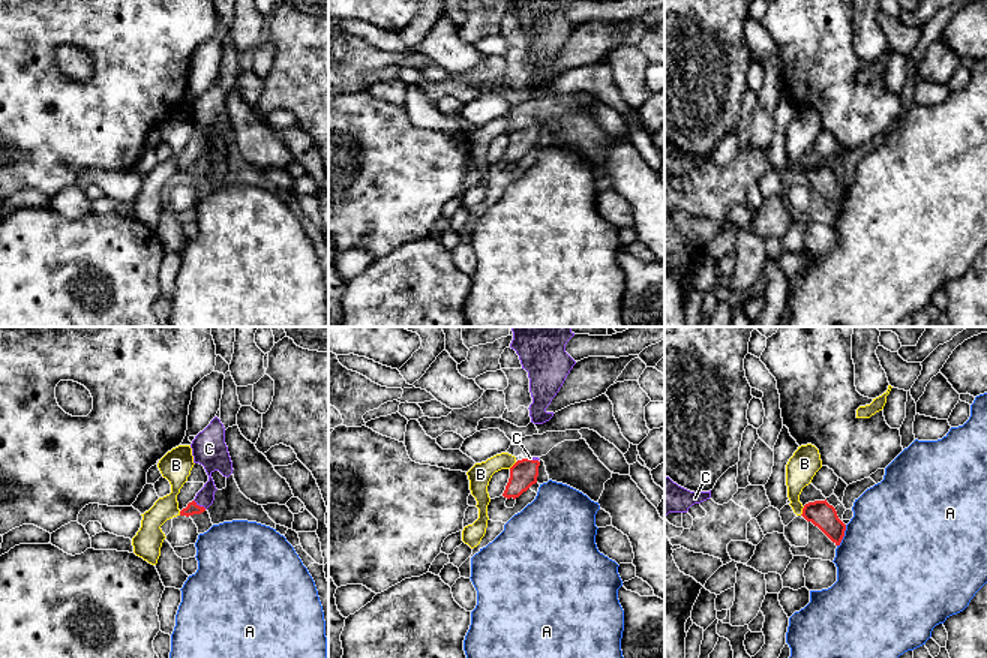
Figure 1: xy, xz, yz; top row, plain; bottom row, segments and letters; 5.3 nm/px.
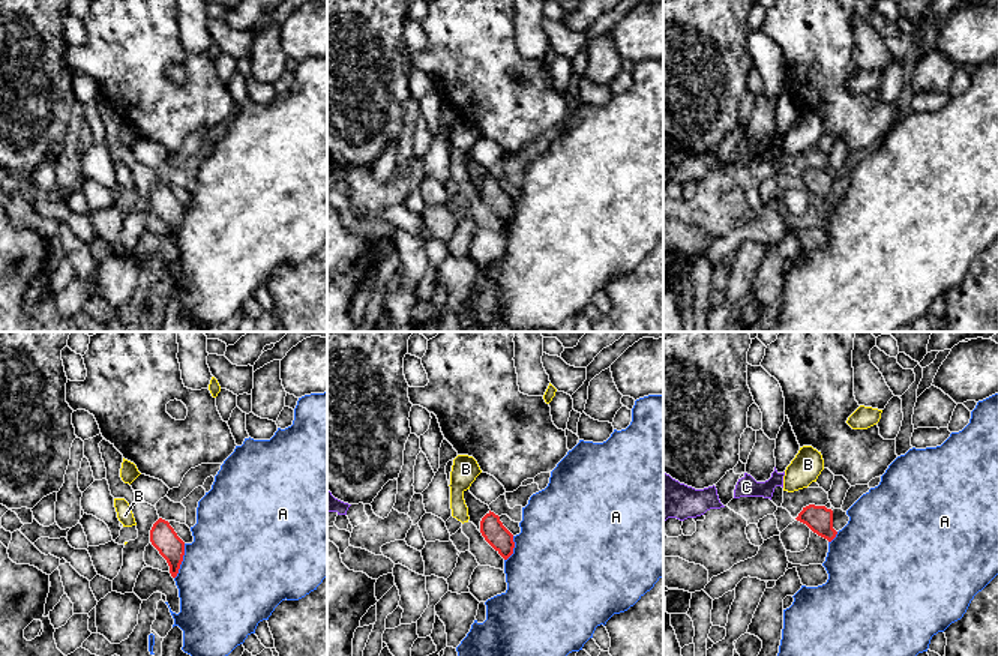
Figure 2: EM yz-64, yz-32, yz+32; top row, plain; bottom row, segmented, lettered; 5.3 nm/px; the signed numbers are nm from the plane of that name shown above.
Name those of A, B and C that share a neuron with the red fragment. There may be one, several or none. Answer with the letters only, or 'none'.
C

